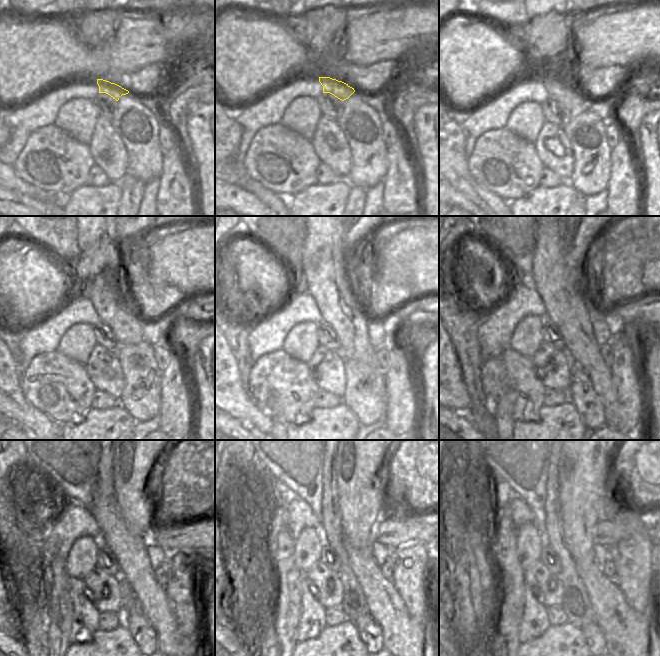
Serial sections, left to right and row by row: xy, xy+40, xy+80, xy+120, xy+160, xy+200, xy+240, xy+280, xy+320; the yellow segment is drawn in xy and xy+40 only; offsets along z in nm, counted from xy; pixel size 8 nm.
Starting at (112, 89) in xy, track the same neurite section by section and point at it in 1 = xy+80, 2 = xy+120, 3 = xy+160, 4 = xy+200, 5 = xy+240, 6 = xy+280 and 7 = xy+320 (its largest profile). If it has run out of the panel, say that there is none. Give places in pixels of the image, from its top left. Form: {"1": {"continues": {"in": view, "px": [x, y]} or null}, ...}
{"1": {"continues": {"in": "xy+80", "px": [553, 73]}}, "2": {"continues": {"in": "xy+120", "px": [111, 299]}}, "3": {"continues": {"in": "xy+160", "px": [340, 306]}}, "4": {"continues": {"in": "xy+200", "px": [566, 310]}}, "5": {"continues": {"in": "xy+240", "px": [129, 550]}}, "6": {"continues": {"in": "xy+280", "px": [403, 636]}}, "7": {"continues": {"in": "xy+320", "px": [626, 631]}}}

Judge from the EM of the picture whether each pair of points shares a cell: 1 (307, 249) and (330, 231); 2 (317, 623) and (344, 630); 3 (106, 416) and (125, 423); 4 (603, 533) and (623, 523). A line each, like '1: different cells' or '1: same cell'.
1: same cell
2: different cells
3: same cell
4: same cell

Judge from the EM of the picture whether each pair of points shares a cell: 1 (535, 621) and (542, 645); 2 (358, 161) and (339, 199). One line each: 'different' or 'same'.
1: different
2: different

